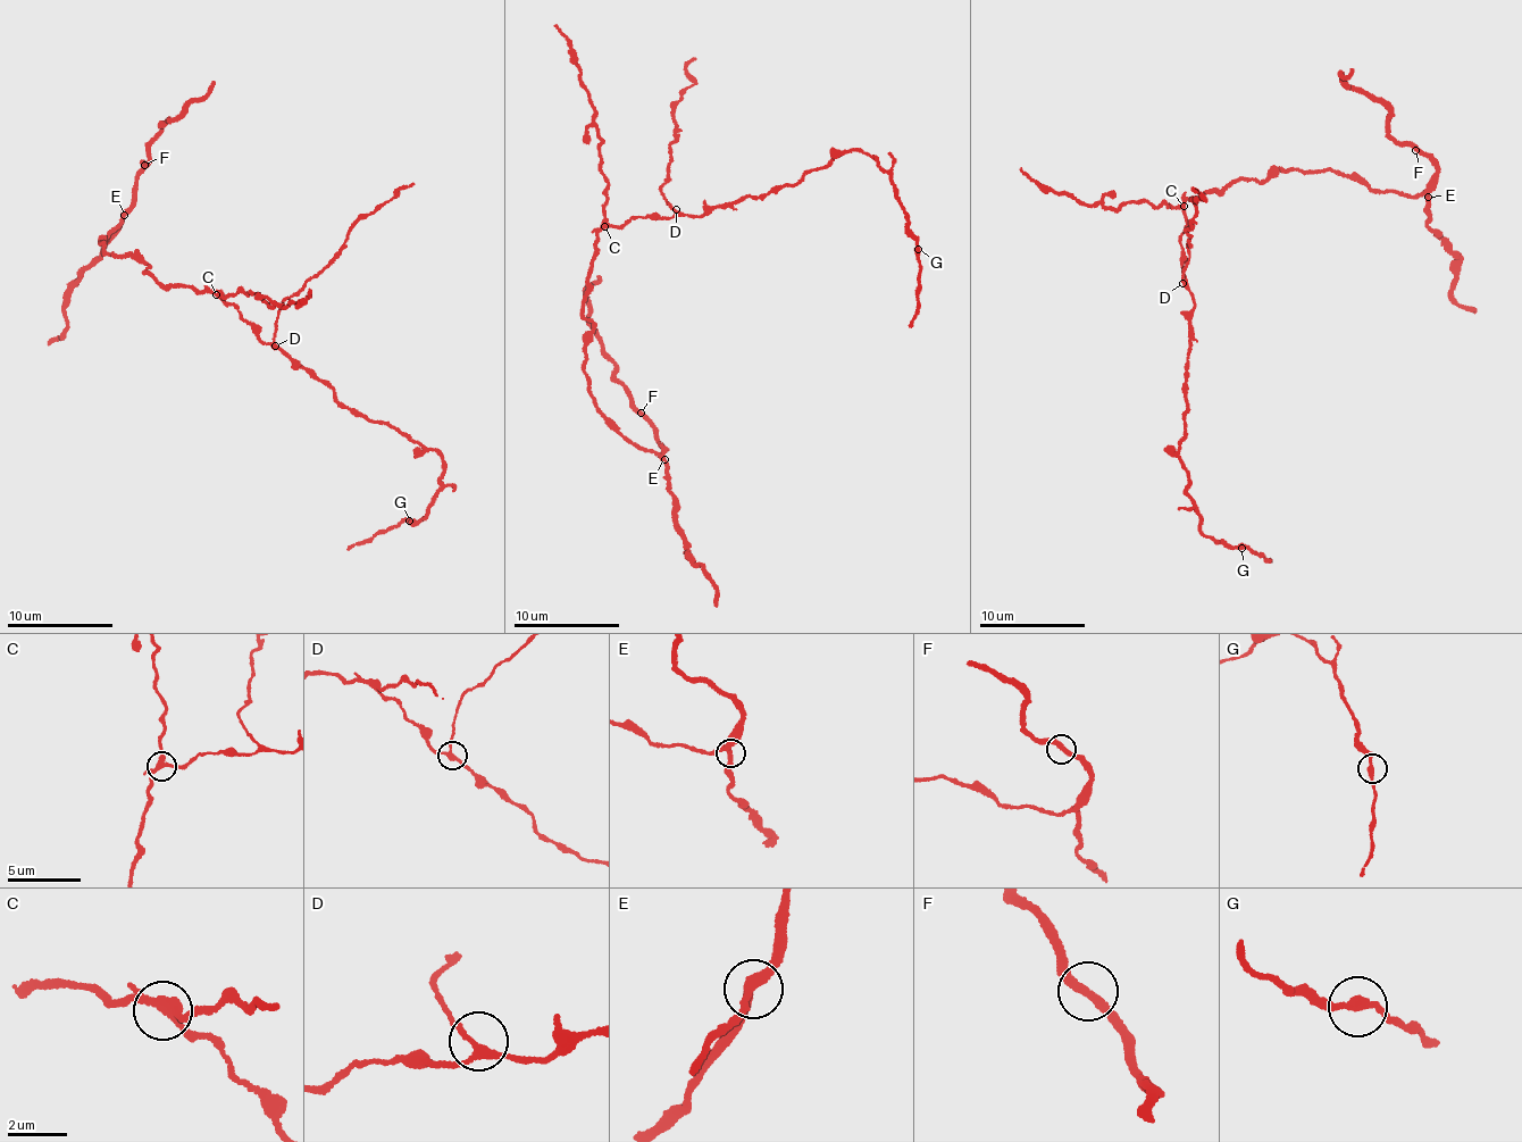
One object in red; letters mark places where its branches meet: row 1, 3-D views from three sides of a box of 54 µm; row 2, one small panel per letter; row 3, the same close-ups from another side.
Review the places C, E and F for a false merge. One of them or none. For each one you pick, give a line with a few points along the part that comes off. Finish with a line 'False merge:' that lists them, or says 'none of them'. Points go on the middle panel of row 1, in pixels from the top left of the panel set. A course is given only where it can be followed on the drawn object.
C: (604, 227), (649, 216), (697, 217), (794, 184), (847, 152), (864, 153), (888, 171), (920, 264), (909, 326)
False merge: C

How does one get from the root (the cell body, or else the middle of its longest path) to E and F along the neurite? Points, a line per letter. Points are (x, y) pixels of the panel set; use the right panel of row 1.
E: (1196, 197), (1223, 189), (1232, 182), (1260, 180), (1298, 168), (1338, 171), (1352, 174), (1373, 190), (1428, 197)
F: (1196, 197), (1232, 182), (1298, 168), (1352, 174), (1373, 190), (1410, 197), (1427, 189), (1435, 172), (1415, 150)

